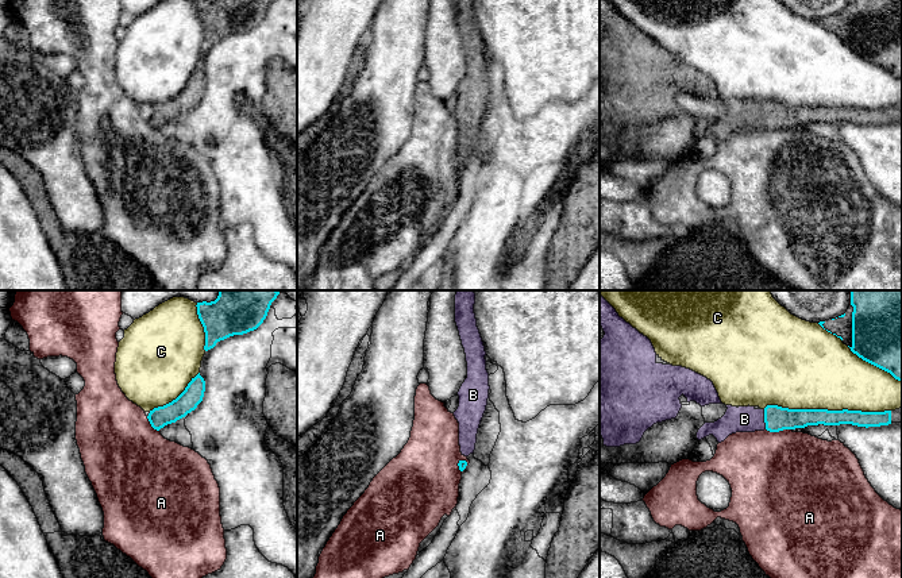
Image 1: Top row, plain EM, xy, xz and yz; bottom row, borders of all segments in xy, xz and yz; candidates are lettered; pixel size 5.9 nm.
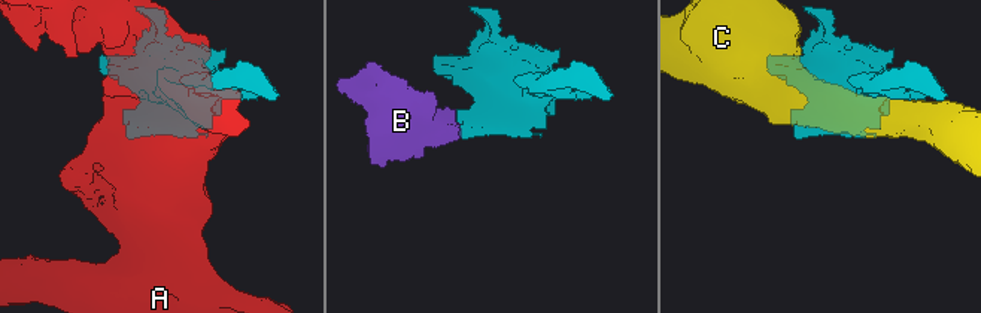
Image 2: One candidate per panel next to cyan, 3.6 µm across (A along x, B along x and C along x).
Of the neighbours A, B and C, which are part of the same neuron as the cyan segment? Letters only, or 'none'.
B

